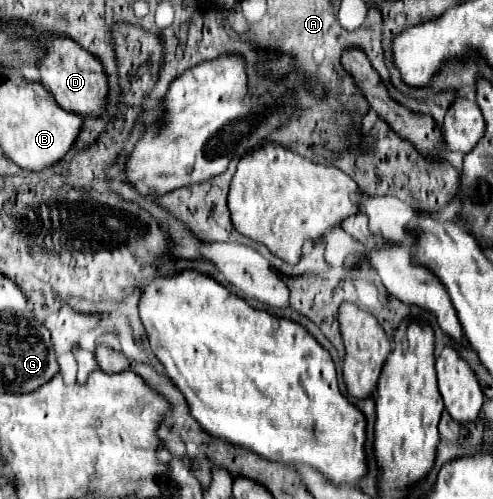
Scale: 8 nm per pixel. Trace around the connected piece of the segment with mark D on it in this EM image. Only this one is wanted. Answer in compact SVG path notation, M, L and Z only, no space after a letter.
M72 39L44 41L48 53L40 61L40 83L52 91L58 105L78 113L80 117L100 119L108 105L108 75L102 61L96 61L92 53L84 53Z

